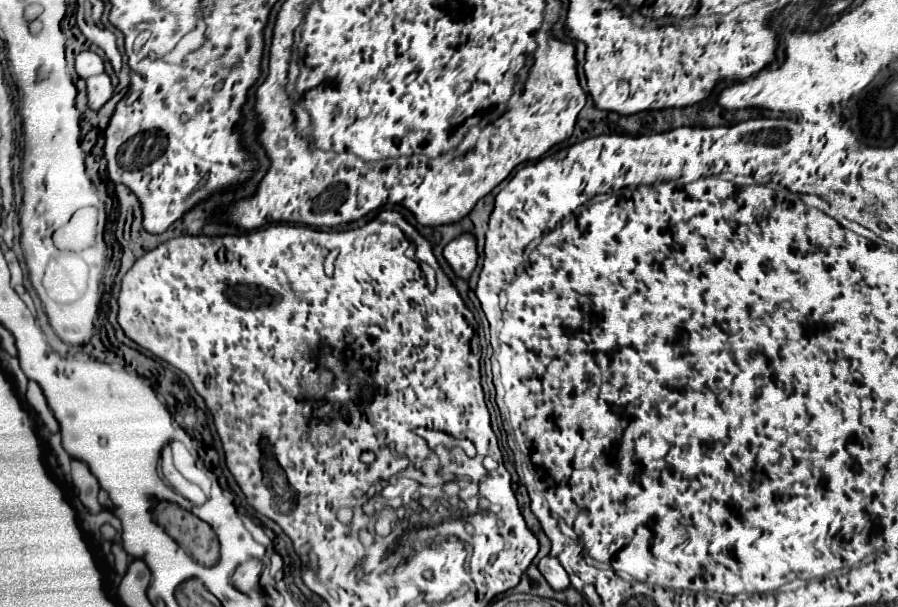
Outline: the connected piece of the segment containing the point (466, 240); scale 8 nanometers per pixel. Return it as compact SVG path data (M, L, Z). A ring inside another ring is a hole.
M462 234L458 238L454 238L446 248L444 248L444 258L448 260L450 268L454 270L454 274L458 278L468 280L470 274L476 268L476 240L470 234Z

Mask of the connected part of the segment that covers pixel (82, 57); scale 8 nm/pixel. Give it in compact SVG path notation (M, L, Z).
M82 52L76 56L76 72L80 78L90 78L104 72L104 62L96 52Z

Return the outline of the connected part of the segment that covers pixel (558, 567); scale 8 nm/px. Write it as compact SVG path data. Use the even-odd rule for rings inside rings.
M544 556L544 558L538 562L538 570L542 572L542 576L548 580L548 584L550 584L554 590L566 590L566 588L570 586L568 574L566 574L566 570L562 568L562 564L558 562L558 558L554 558L554 556Z

